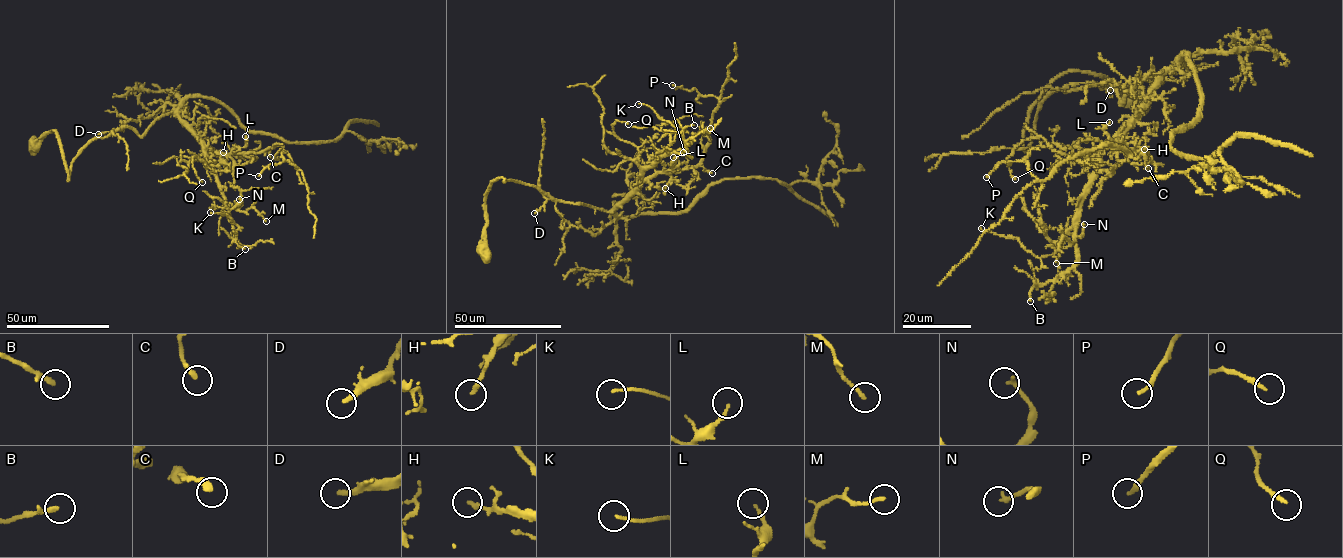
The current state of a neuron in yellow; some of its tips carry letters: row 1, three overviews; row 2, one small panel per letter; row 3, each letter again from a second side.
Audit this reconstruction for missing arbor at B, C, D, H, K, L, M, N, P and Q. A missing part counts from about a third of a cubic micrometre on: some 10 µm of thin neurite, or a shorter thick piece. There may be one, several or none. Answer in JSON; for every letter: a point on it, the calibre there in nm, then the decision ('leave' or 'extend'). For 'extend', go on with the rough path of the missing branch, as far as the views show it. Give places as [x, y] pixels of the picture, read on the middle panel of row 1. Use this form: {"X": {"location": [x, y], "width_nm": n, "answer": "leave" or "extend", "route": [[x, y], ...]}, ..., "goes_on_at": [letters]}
{"B": {"location": [694, 125], "width_nm": 240, "answer": "extend"}, "C": {"location": [712, 173], "width_nm": 300, "answer": "leave"}, "D": {"location": [534, 213], "width_nm": 260, "answer": "leave"}, "H": {"location": [665, 188], "width_nm": 220, "answer": "leave"}, "K": {"location": [638, 104], "width_nm": 130, "answer": "leave"}, "L": {"location": [673, 157], "width_nm": 180, "answer": "leave"}, "M": {"location": [710, 128], "width_nm": 180, "answer": "leave"}, "N": {"location": [683, 152], "width_nm": 200, "answer": "leave"}, "P": {"location": [672, 85], "width_nm": 200, "answer": "extend", "route": [[672, 85], [658, 87], [646, 74]]}, "Q": {"location": [628, 124], "width_nm": 170, "answer": "leave"}, "goes_on_at": ["B", "P"]}

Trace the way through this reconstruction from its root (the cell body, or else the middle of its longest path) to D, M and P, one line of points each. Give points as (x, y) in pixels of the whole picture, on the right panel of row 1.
D: (1136, 101), (1098, 75), (1064, 72), (1030, 110), (1023, 149), (1051, 93), (1088, 83), (1110, 90)
M: (1136, 101), (1067, 71), (1030, 110), (1026, 151), (1051, 93), (1106, 83), (1121, 103), (1160, 77), (1056, 263)
P: (1136, 101), (1064, 72), (1023, 149), (1051, 93), (1106, 83), (1121, 103), (1160, 75), (1131, 155), (986, 177)

